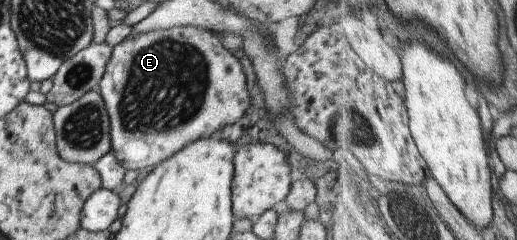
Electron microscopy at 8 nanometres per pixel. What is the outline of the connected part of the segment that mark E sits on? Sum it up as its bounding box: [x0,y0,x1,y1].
[98,26,248,170]

